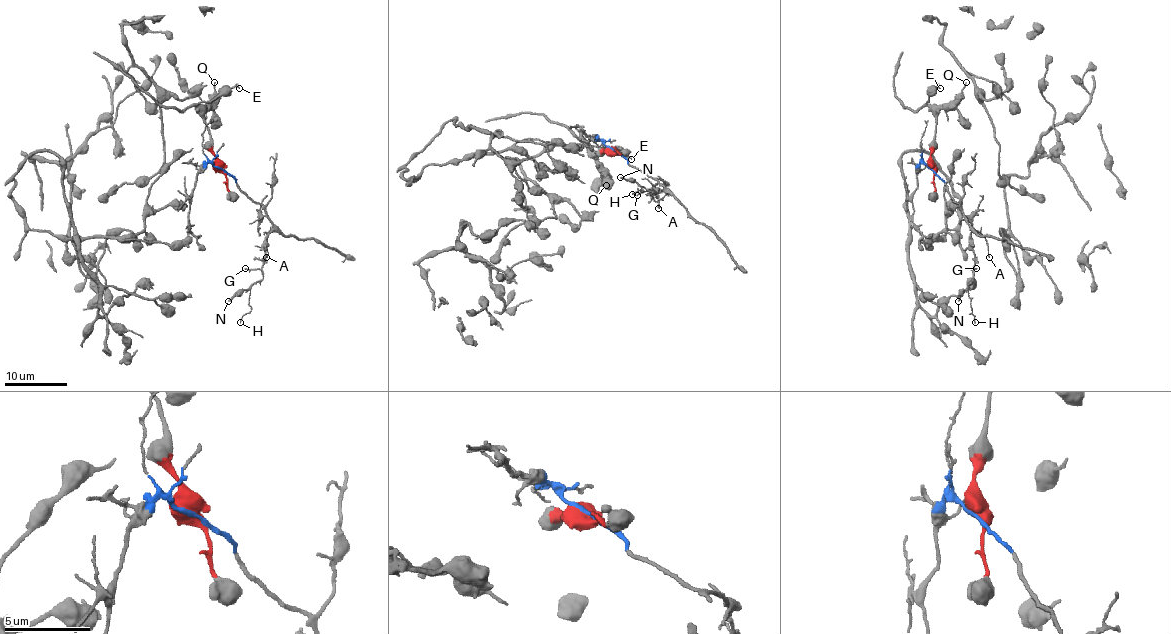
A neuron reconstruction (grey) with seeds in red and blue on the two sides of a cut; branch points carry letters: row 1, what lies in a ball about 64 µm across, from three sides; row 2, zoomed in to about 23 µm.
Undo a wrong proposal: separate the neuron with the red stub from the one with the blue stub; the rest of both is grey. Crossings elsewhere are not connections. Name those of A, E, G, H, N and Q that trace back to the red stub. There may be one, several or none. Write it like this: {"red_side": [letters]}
{"red_side": ["E", "Q"]}

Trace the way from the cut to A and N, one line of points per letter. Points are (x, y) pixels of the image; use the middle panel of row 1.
A: (613, 150), (664, 187), (666, 194), (658, 208)
N: (613, 150), (664, 189), (656, 194), (621, 176)

